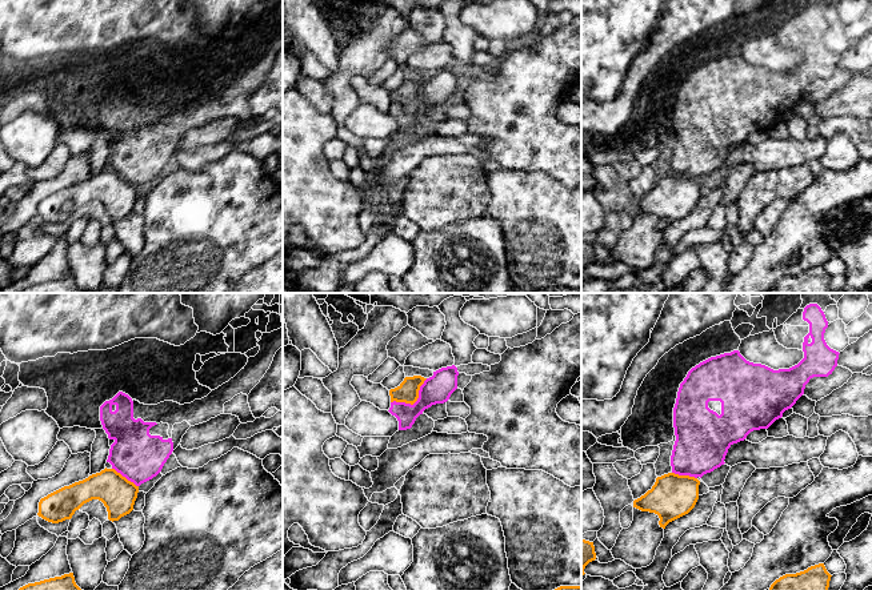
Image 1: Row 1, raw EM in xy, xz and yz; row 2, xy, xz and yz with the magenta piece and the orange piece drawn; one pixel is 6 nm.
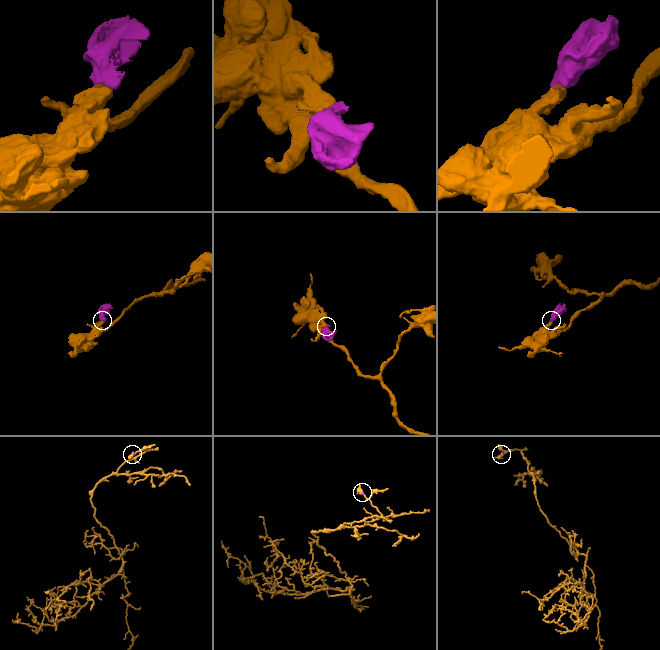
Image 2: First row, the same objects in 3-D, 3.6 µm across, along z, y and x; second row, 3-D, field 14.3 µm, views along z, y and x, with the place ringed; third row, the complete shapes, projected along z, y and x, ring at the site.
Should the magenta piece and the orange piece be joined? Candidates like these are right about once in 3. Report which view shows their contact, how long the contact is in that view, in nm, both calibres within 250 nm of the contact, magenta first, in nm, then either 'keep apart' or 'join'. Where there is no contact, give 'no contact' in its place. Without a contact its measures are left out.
xz | 260 nm | 170/130 nm | keep apart

